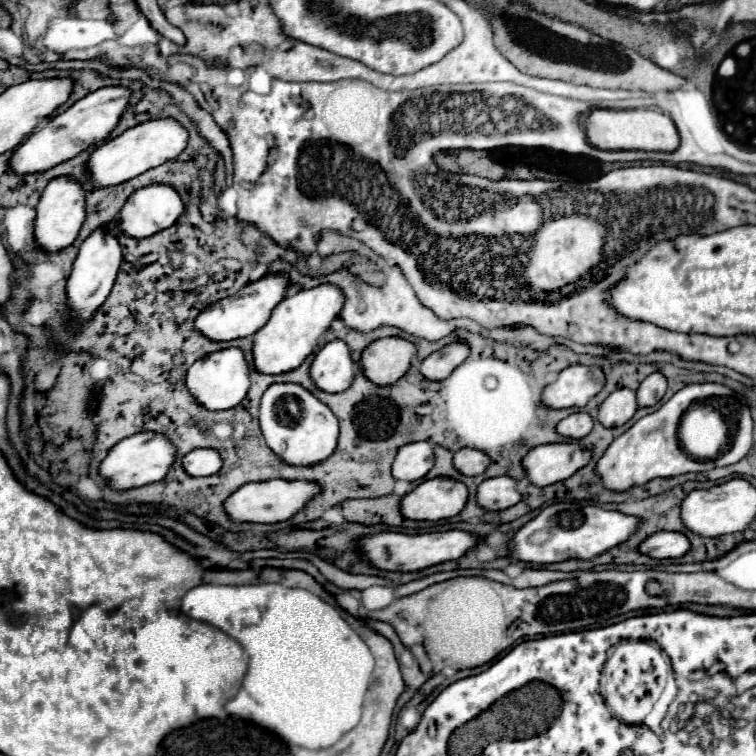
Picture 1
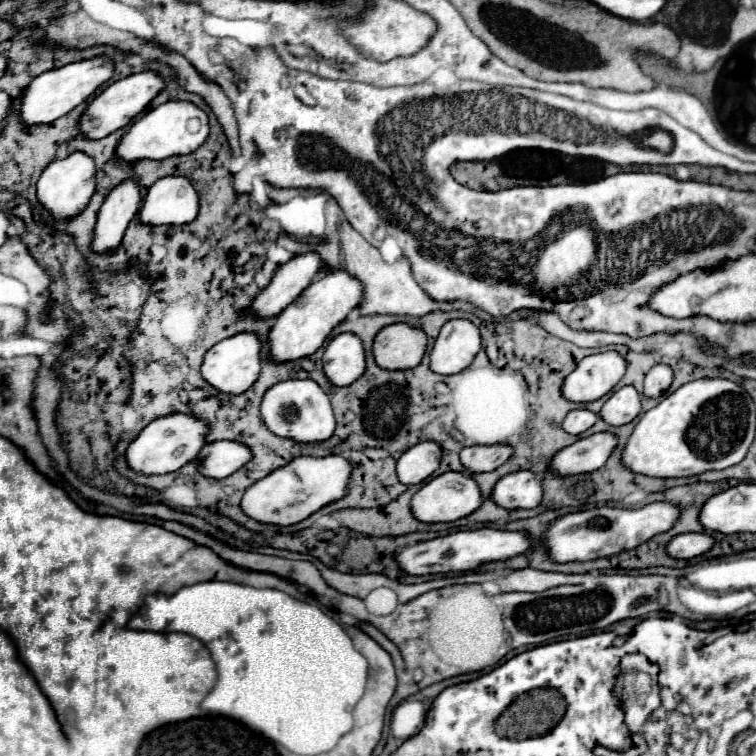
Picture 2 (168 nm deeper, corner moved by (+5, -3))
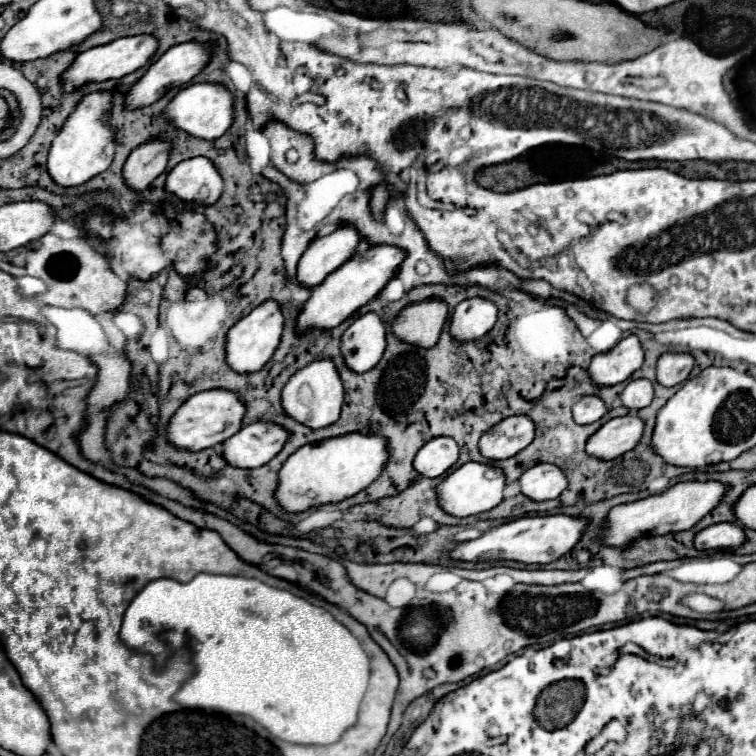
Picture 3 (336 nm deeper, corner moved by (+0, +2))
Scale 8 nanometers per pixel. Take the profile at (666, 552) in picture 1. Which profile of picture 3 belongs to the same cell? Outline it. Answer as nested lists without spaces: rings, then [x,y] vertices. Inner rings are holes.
[[[718,523],[710,525],[696,533],[694,537],[694,549],[732,549],[746,541],[744,531],[738,523]]]

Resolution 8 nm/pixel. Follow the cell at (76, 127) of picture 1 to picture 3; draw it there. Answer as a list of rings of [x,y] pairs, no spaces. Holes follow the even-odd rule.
[[[182,43],[182,45],[174,45],[170,47],[160,59],[156,59],[148,71],[126,91],[124,95],[124,107],[128,111],[136,111],[142,109],[146,105],[152,105],[154,101],[158,101],[166,91],[174,89],[174,87],[182,87],[184,83],[188,83],[194,75],[198,75],[202,71],[202,67],[208,63],[208,47],[206,45],[198,45],[198,43]]]

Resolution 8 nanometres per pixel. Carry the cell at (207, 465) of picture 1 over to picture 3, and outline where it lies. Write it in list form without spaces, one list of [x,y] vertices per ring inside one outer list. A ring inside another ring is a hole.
[[[250,423],[222,443],[222,457],[232,467],[254,469],[268,463],[282,449],[286,437],[280,425]]]

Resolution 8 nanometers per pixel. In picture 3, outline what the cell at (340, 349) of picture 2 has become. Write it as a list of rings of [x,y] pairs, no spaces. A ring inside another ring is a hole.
[[[376,313],[358,317],[342,335],[340,353],[348,369],[354,373],[366,373],[372,369],[386,347],[386,329]]]

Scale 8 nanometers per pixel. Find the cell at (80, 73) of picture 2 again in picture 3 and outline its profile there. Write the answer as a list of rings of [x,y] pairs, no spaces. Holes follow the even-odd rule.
[[[136,35],[136,37],[122,37],[112,41],[110,45],[100,45],[94,49],[88,49],[84,53],[78,55],[78,61],[74,61],[74,65],[70,65],[70,69],[66,69],[66,73],[62,73],[62,93],[74,93],[74,89],[80,89],[86,83],[102,83],[108,79],[120,79],[128,73],[134,73],[136,69],[140,69],[142,65],[148,63],[148,59],[154,55],[158,47],[158,41],[152,35]]]

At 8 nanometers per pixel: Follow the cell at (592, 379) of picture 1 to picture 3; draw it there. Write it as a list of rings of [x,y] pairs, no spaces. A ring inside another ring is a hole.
[[[636,335],[622,339],[614,349],[592,357],[588,375],[598,387],[612,387],[626,381],[644,361],[644,351]]]

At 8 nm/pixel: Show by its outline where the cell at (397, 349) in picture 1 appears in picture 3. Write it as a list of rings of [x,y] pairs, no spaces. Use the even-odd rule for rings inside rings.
[[[440,299],[412,303],[398,313],[398,317],[392,323],[392,333],[394,337],[398,337],[398,341],[430,349],[436,345],[440,337],[446,315],[448,307]]]

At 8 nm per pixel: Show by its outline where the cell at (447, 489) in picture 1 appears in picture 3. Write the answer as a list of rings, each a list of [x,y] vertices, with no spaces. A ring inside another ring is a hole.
[[[464,463],[462,467],[454,469],[436,489],[438,505],[454,517],[468,517],[476,513],[490,511],[496,507],[504,497],[504,473],[492,465],[482,465],[482,463]]]

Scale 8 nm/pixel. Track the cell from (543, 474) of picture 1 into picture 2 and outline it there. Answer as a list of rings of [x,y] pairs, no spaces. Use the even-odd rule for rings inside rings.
[[[597,432],[561,450],[561,454],[557,454],[557,458],[549,462],[549,466],[561,476],[595,472],[607,462],[615,446],[617,436],[613,432]]]

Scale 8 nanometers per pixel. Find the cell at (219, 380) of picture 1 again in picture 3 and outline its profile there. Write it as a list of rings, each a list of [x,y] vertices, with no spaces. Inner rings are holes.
[[[266,301],[258,305],[250,315],[242,317],[226,333],[226,363],[230,365],[230,369],[234,369],[236,373],[256,373],[258,369],[262,369],[262,365],[266,365],[266,361],[270,361],[270,357],[274,355],[282,329],[284,317],[276,301]]]

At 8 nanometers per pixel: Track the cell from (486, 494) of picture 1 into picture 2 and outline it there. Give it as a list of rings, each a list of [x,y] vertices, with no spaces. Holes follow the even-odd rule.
[[[531,470],[507,474],[493,488],[493,500],[503,508],[537,508],[543,500],[543,486]]]

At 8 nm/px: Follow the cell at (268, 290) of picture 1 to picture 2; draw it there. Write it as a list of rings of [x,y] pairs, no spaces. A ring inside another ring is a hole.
[[[307,252],[291,258],[287,264],[279,266],[269,286],[255,296],[251,306],[253,314],[259,318],[281,314],[321,270],[323,260],[317,252]]]

